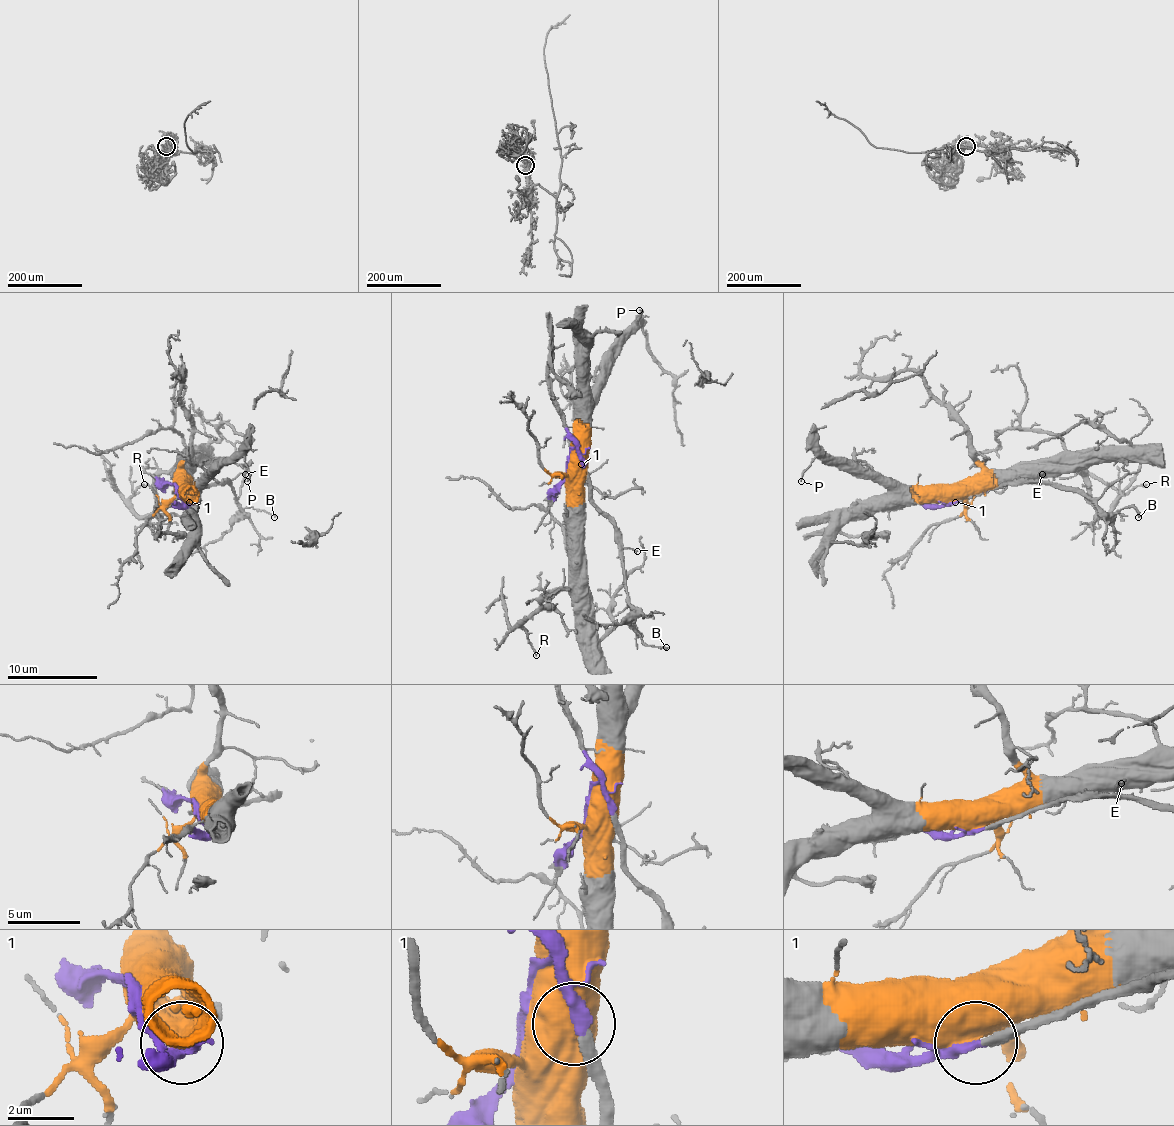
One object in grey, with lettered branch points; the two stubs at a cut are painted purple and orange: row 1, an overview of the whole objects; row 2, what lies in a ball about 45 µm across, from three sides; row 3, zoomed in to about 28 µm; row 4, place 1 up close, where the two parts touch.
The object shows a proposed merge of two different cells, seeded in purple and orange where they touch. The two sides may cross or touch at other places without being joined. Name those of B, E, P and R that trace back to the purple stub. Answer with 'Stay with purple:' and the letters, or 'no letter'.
Stay with purple: B, E

